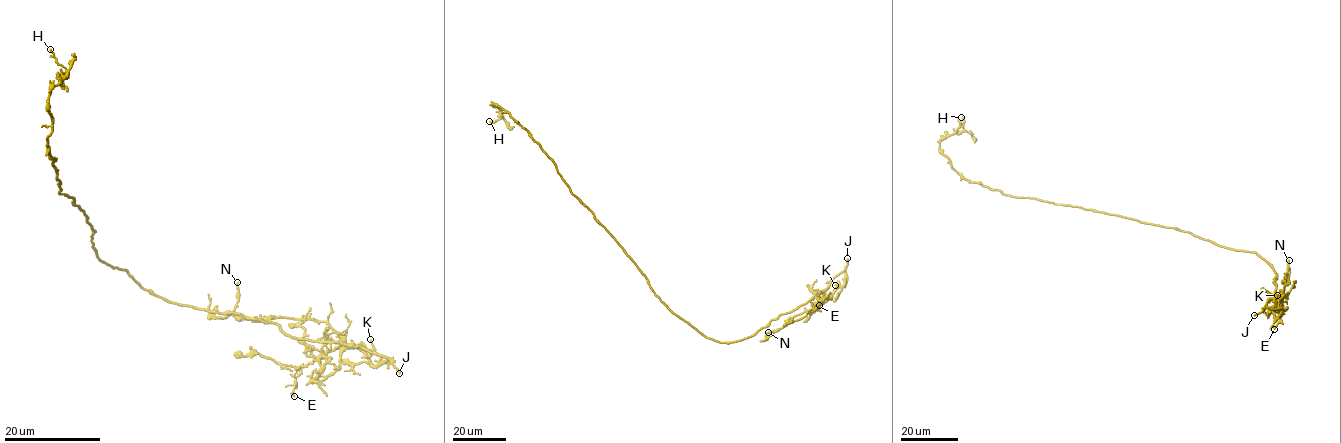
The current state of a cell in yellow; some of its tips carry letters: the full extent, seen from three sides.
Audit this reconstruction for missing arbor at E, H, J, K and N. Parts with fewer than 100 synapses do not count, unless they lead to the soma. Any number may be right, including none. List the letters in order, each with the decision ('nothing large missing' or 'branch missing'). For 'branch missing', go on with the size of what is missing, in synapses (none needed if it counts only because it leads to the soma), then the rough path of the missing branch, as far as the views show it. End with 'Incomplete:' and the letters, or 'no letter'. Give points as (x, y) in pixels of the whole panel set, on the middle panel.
E: nothing large missing
H: nothing large missing
J: nothing large missing
K: nothing large missing
N: nothing large missing
Incomplete: no letter

